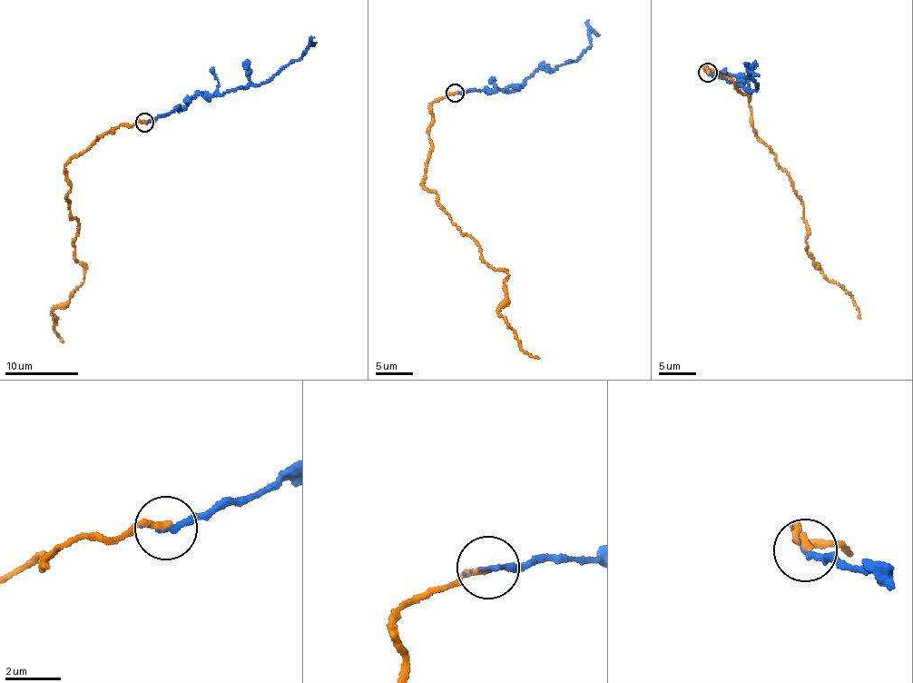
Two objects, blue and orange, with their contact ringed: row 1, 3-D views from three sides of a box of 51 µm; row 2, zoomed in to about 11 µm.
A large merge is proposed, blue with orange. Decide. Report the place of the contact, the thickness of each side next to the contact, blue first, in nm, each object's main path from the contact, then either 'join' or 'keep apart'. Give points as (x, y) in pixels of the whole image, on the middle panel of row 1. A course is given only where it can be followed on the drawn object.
place (455, 93); calibres 190 and 200 nm; course blue (456, 93), (523, 84), (538, 68), (555, 70), (576, 61), (591, 44), (589, 20); course orange (456, 93), (430, 108), (421, 185), (486, 262), (507, 272), (499, 314), (520, 348), (539, 358); join

